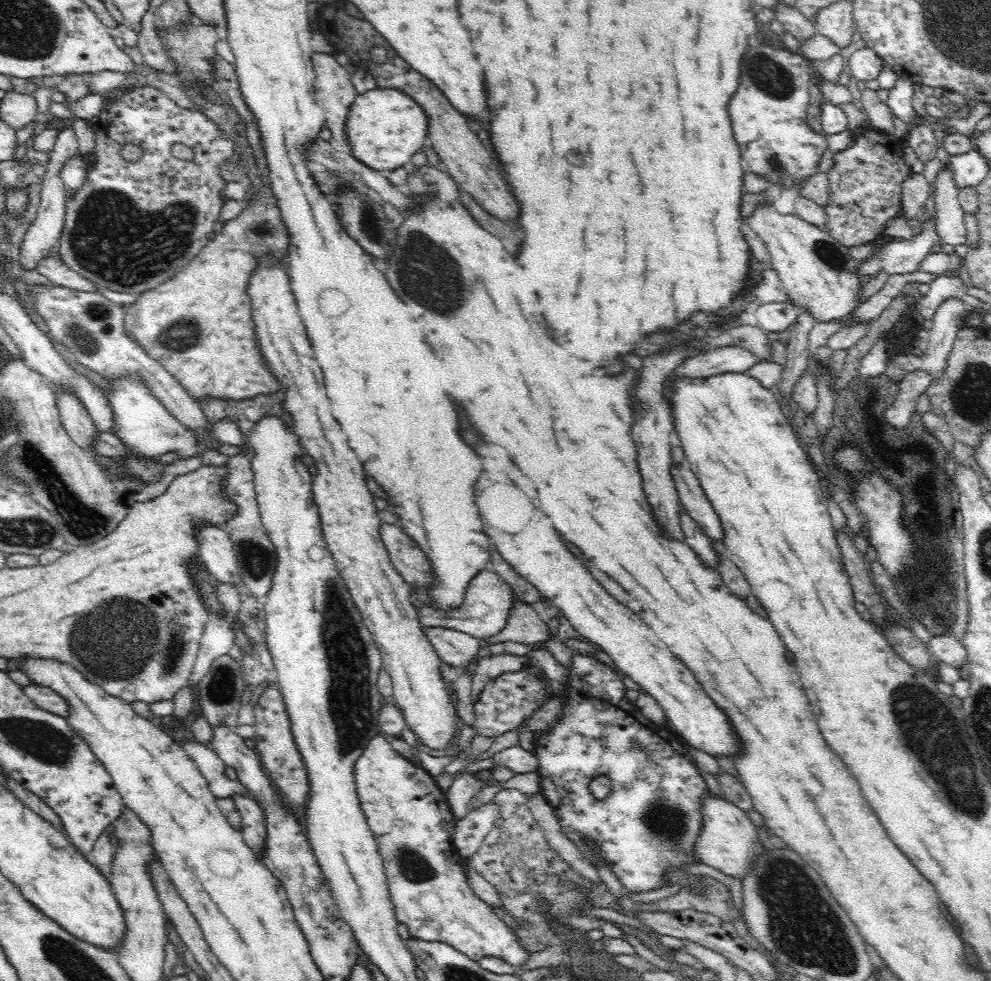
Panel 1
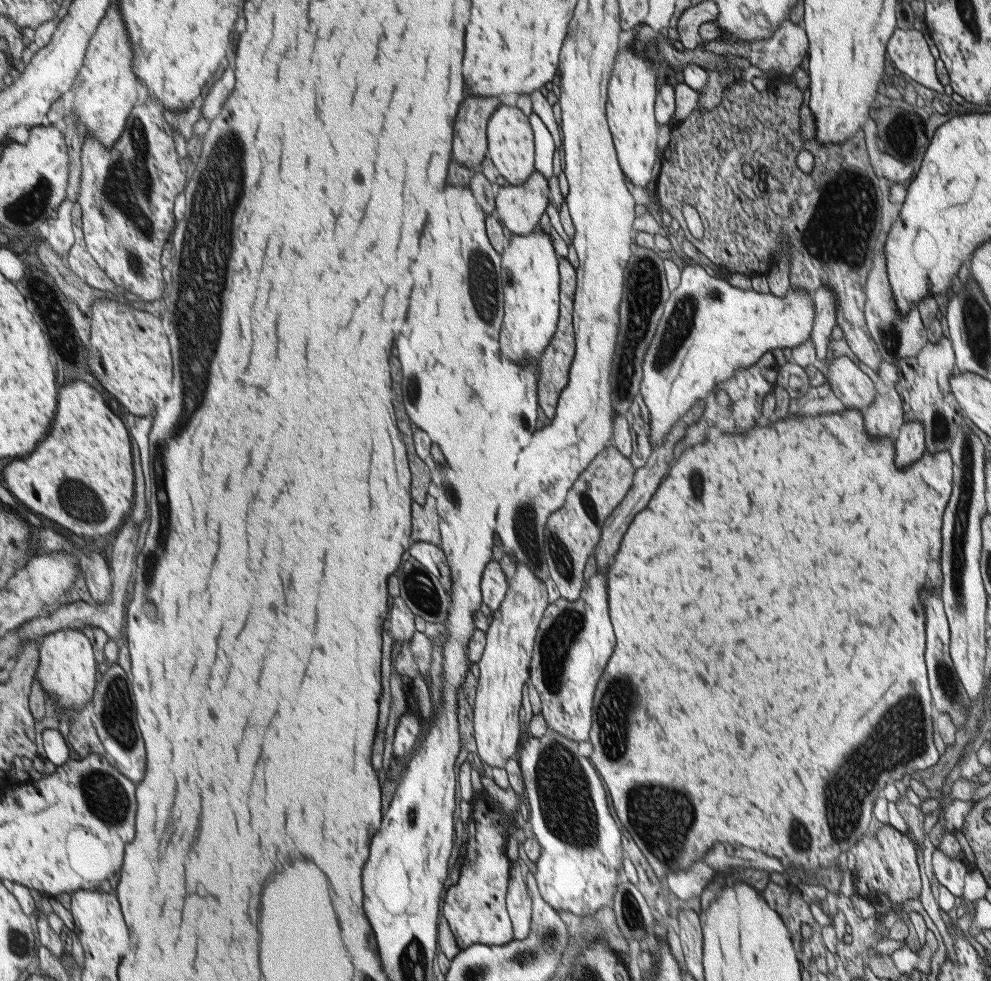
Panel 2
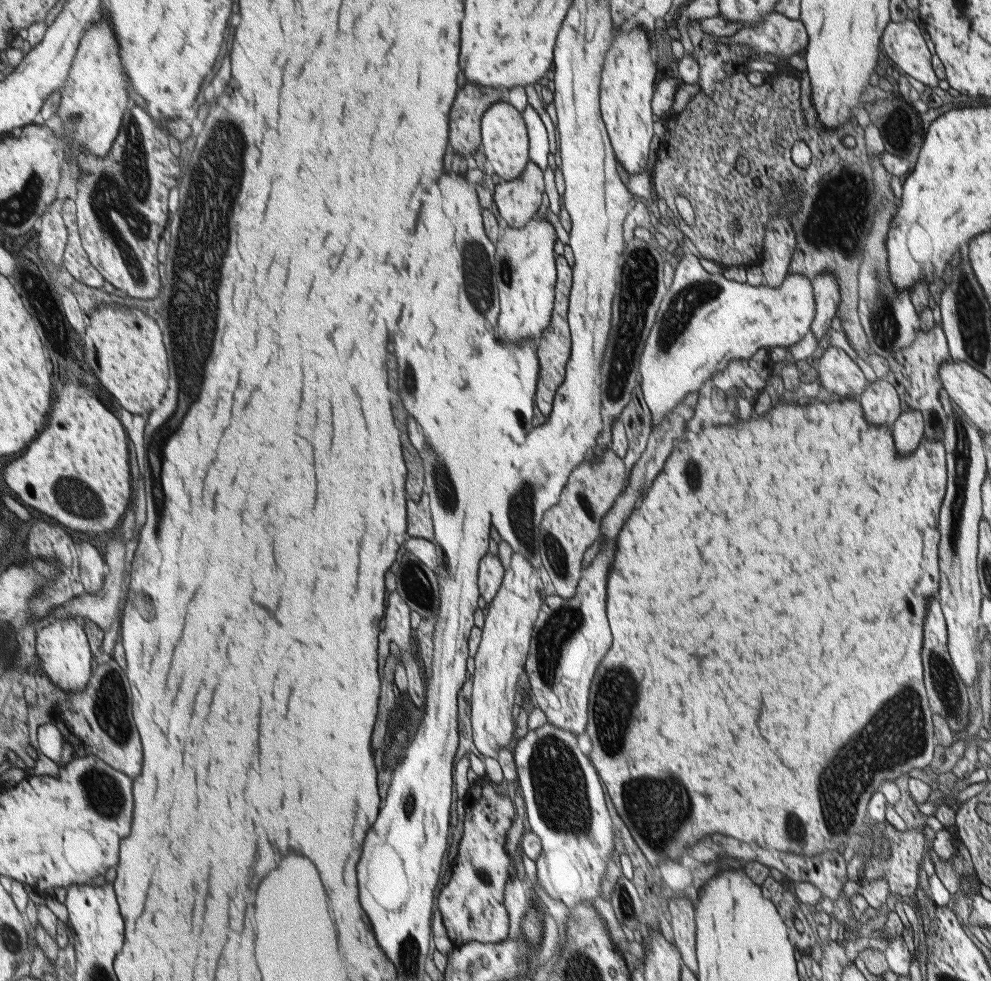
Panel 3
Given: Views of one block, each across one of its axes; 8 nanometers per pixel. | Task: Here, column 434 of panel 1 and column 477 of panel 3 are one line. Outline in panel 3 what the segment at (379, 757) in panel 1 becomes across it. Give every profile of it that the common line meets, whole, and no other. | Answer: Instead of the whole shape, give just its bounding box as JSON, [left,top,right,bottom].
[439,777,516,947]

